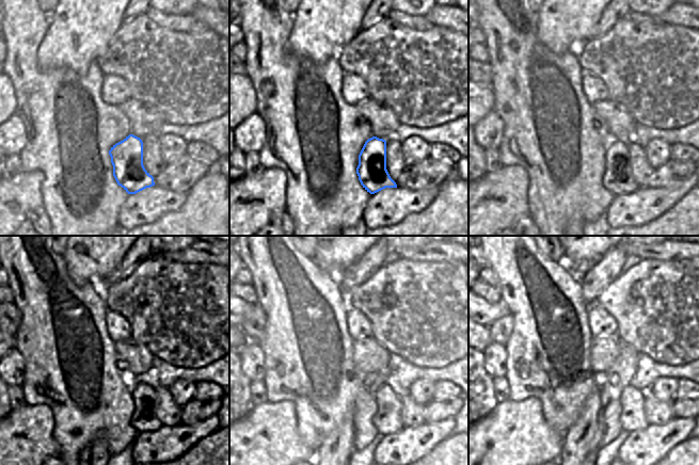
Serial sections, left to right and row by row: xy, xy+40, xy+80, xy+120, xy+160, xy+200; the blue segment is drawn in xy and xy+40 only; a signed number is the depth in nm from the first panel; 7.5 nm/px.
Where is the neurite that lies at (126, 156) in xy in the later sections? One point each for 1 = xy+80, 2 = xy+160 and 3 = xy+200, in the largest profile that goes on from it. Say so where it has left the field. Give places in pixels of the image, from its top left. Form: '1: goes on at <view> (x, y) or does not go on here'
1: goes on at xy+80 (618, 179)
2: goes on at xy+160 (387, 398)
3: goes on at xy+200 (632, 418)

